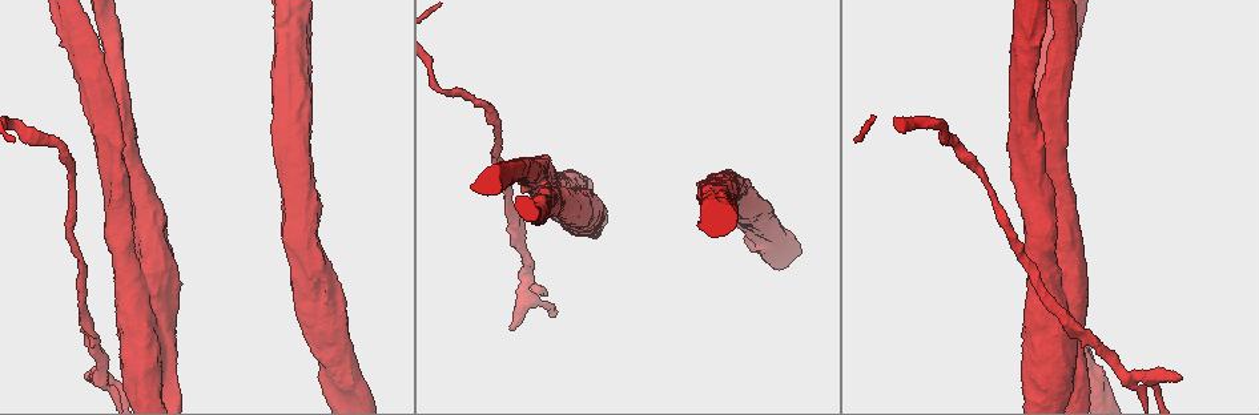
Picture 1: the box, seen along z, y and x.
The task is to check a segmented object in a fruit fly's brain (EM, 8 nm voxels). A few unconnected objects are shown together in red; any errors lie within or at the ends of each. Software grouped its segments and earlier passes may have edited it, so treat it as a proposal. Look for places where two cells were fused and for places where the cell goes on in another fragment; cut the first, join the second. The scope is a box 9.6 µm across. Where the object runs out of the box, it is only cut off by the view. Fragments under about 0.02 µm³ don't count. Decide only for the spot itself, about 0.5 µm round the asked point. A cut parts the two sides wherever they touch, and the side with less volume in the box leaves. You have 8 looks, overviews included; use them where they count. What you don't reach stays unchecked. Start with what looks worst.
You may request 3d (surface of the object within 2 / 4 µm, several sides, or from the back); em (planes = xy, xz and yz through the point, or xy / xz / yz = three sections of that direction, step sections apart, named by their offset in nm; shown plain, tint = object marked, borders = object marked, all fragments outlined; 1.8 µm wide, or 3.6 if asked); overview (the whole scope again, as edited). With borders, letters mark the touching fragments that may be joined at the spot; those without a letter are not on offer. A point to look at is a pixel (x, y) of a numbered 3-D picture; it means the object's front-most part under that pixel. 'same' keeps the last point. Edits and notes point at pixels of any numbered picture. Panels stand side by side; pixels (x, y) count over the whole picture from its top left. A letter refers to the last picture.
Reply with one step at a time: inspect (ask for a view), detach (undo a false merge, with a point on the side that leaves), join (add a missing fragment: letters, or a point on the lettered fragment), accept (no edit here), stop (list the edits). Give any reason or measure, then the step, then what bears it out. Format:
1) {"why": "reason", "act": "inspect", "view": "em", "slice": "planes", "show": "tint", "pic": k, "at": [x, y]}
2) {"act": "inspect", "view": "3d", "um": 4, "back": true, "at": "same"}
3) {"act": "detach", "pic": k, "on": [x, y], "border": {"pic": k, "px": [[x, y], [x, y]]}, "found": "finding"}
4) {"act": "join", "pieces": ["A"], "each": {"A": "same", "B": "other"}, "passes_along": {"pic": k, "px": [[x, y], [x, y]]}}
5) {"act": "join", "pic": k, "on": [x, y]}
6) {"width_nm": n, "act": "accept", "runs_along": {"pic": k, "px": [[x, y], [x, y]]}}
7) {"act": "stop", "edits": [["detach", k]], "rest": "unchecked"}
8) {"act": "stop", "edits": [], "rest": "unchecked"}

{"why": "arms run side by side", "act": "inspect", "view": "3d", "um": 4, "pic": 1, "at": [527, 298]}

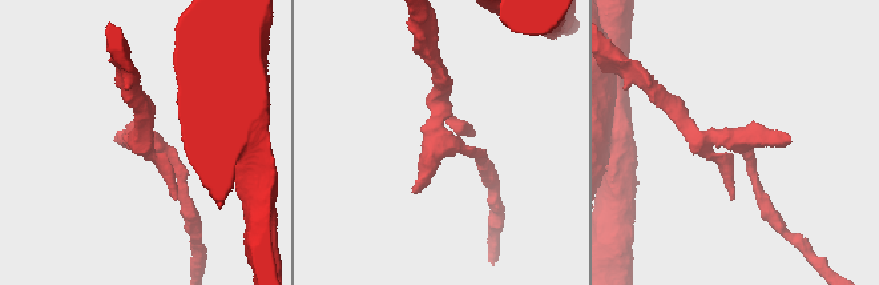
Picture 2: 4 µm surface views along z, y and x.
{"why": "shape alone is not enough", "act": "inspect", "view": "em", "slice": "yz", "step": 8, "show": "borders", "pic": 2, "at": [740, 141]}

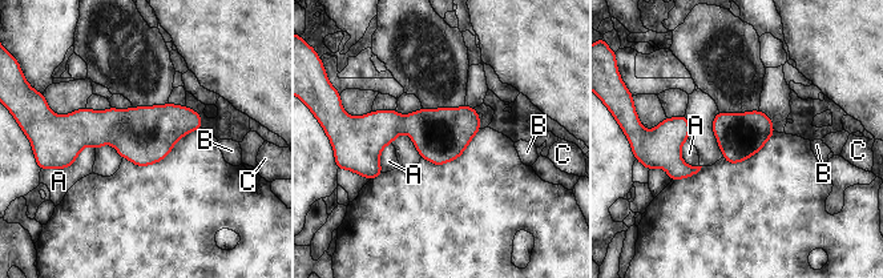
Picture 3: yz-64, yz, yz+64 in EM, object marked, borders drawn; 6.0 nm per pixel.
{"act": "accept", "each": {"A": "other", "B": "other", "C": "other"}, "found": "continuous, no second cell"}

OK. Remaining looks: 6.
{"why": "abrupt turn", "act": "inspect", "view": "3d", "um": 4, "pic": 1, "at": [434, 87]}

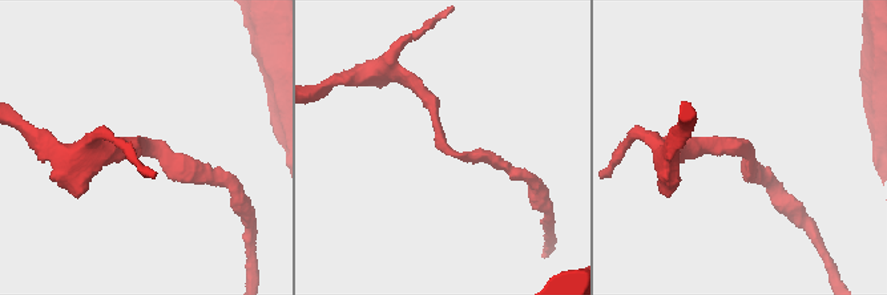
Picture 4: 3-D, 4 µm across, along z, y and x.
{"arm_widths_nm": [200, 220], "why": "need the tissue", "act": "inspect", "view": "em", "slice": "planes", "show": "tint", "pic": 4, "at": [149, 146]}

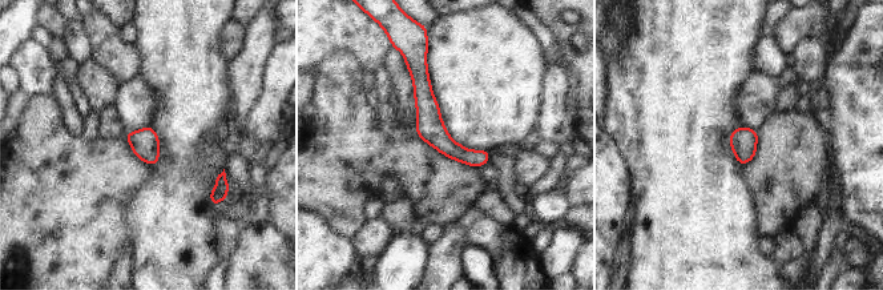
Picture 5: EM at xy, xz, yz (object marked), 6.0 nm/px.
{"why": "see the neighbours", "act": "inspect", "view": "em", "slice": "planes", "show": "borders", "at": "same"}

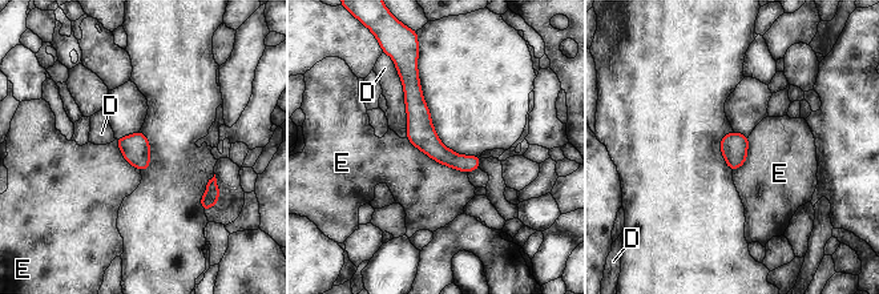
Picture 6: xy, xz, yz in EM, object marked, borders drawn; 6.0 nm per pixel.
{"longest_contact_nm": ["D", 440], "act": "accept", "each": {"D": "other", "E": "other"}, "runs_along": {"pic": 6, "px": [[408, 73], [420, 132], [475, 165]]}, "found": "continuous, no second cell"}

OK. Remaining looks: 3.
{"why": "closes a loop", "act": "inspect", "view": "3d", "um": 4, "pic": 1, "at": [128, 263]}

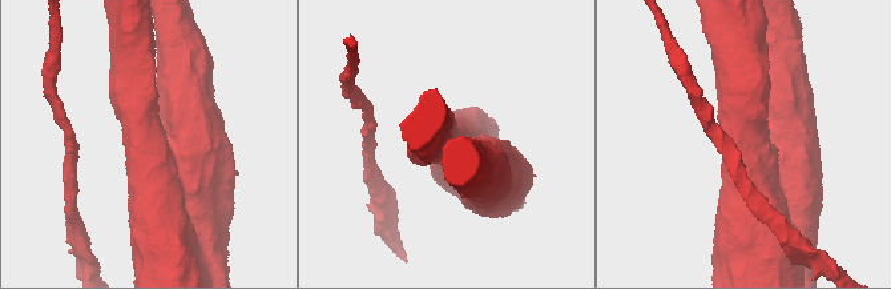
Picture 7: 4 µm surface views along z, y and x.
{"why": "shape alone is not enough", "act": "inspect", "view": "em", "um": 3.6, "slice": "planes", "show": "borders", "pic": 7, "at": [149, 143]}

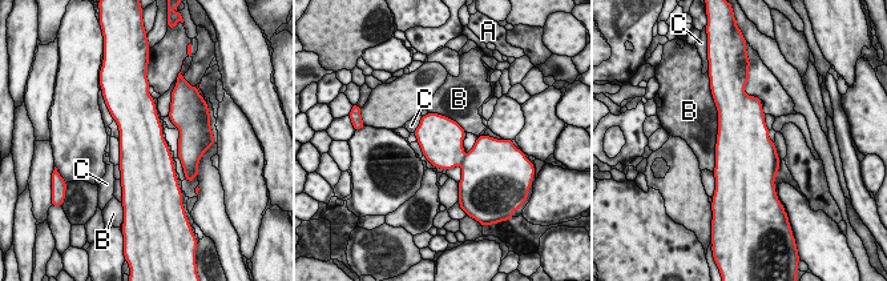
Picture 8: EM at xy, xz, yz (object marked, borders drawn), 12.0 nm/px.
{"act": "accept", "each": {"A": "other", "B": "other", "C": "other"}, "border": {"pic": 8, "px": [[716, 103], [717, 144], [713, 171]]}, "found": "one cell here"}

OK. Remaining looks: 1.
{"act": "stop", "edits": [], "rest": "unchecked"}

